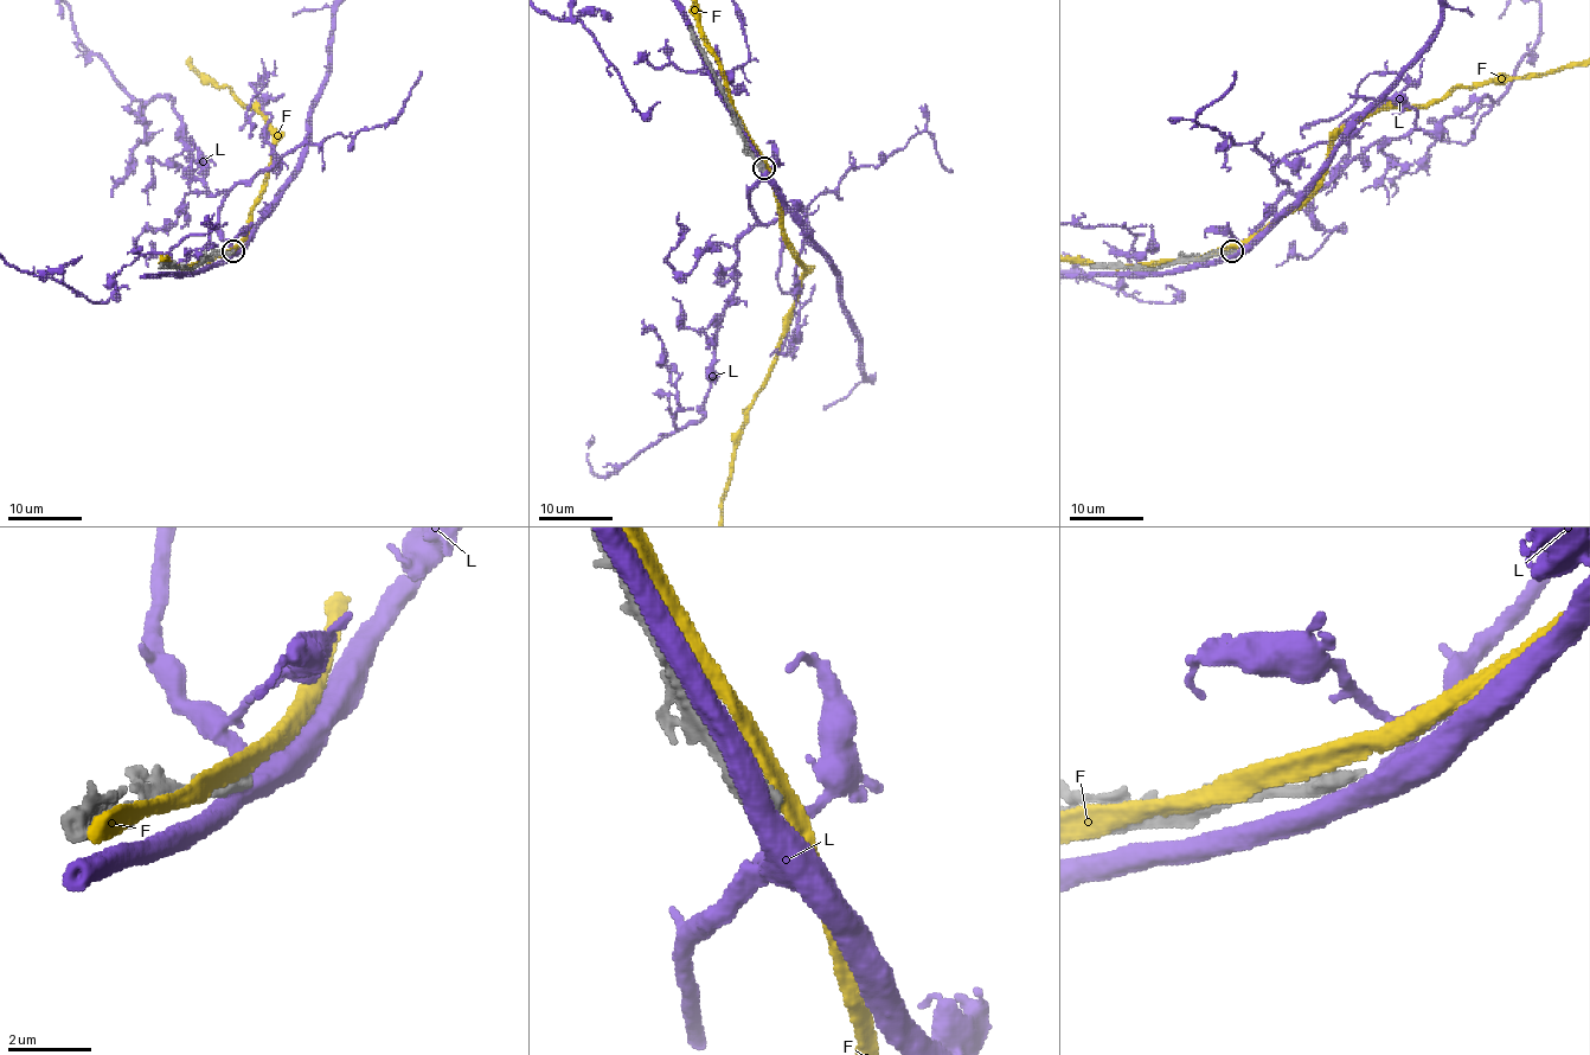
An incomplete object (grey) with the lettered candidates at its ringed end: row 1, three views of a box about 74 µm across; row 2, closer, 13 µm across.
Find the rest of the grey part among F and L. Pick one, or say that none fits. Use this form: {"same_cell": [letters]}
{"same_cell": []}

